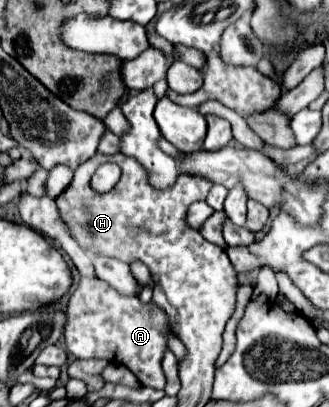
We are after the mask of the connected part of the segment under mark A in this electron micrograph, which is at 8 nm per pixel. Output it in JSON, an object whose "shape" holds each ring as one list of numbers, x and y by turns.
{"shape":[[112,293,116,299,114,311,108,313,68,313,68,323,64,329,66,349,76,359,100,357,114,363,124,363,144,387,164,389,166,377,162,373,162,357,166,351,167,335,171,333,169,320,164,311,154,303,142,303,138,297,124,297]]}

